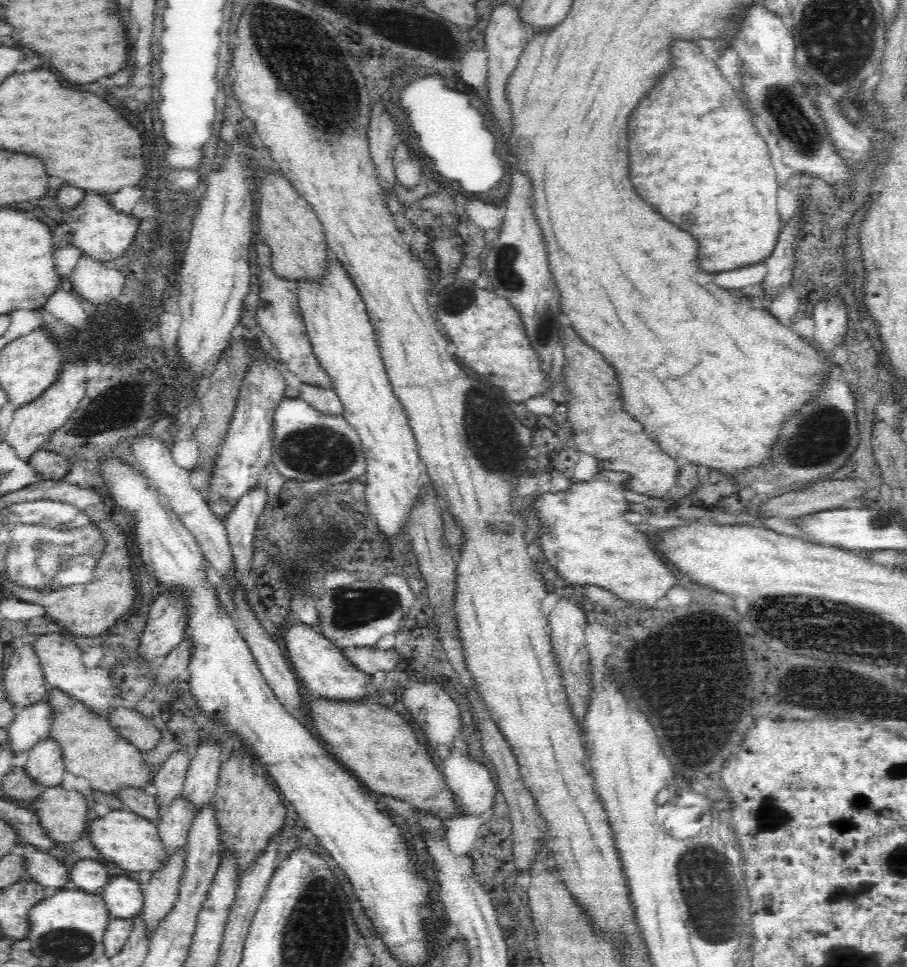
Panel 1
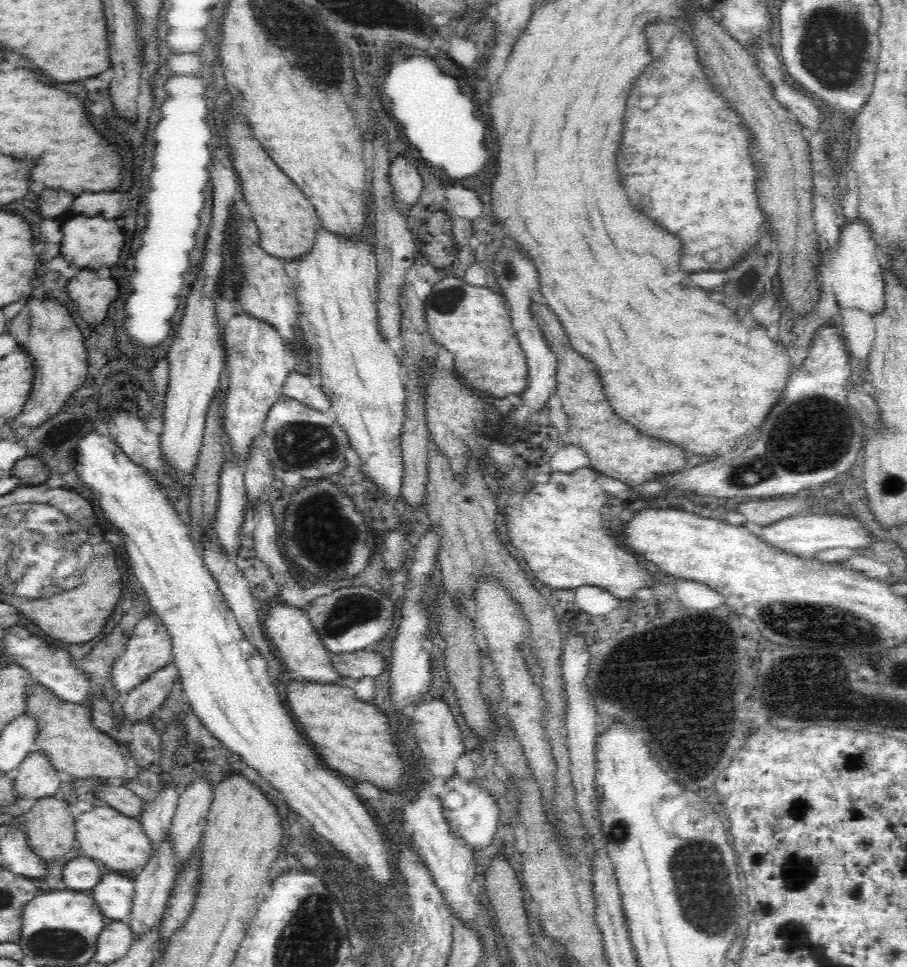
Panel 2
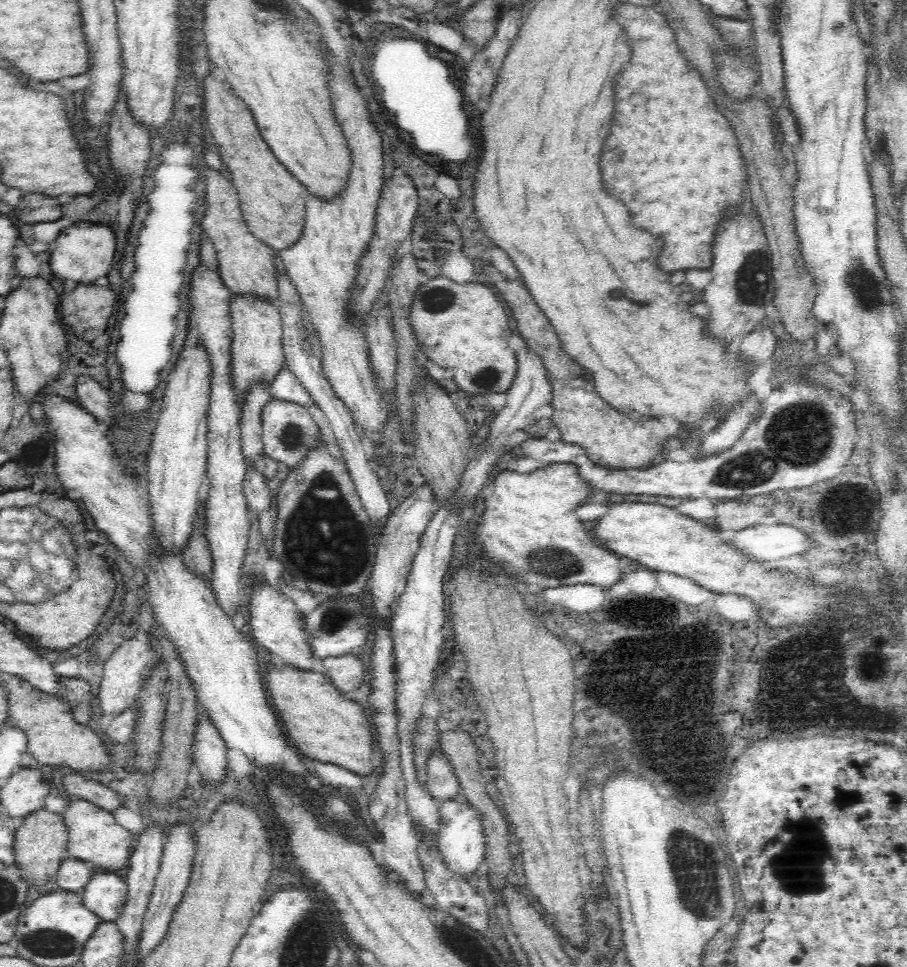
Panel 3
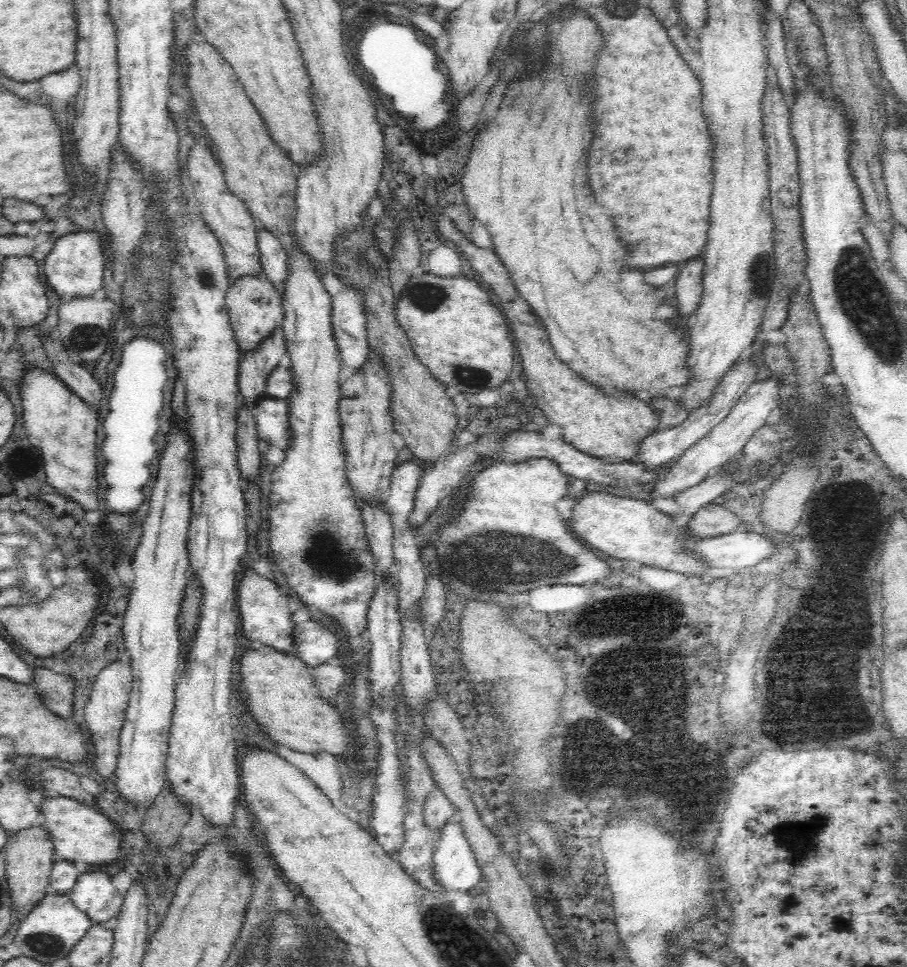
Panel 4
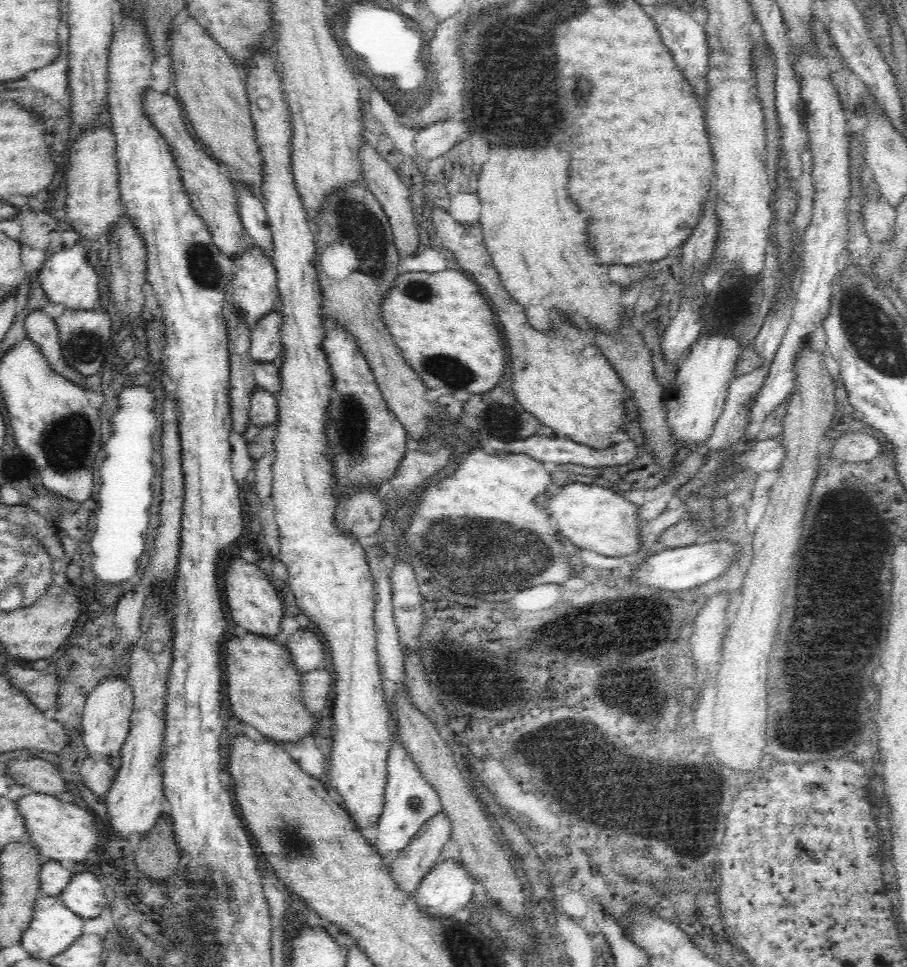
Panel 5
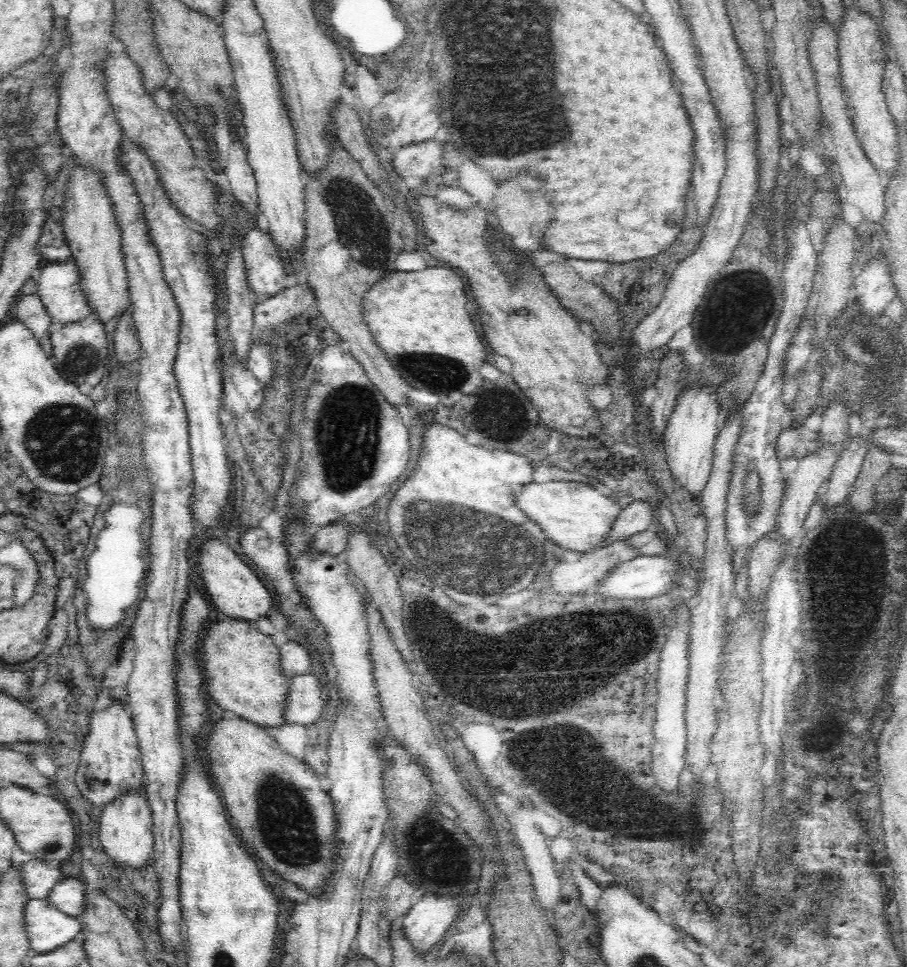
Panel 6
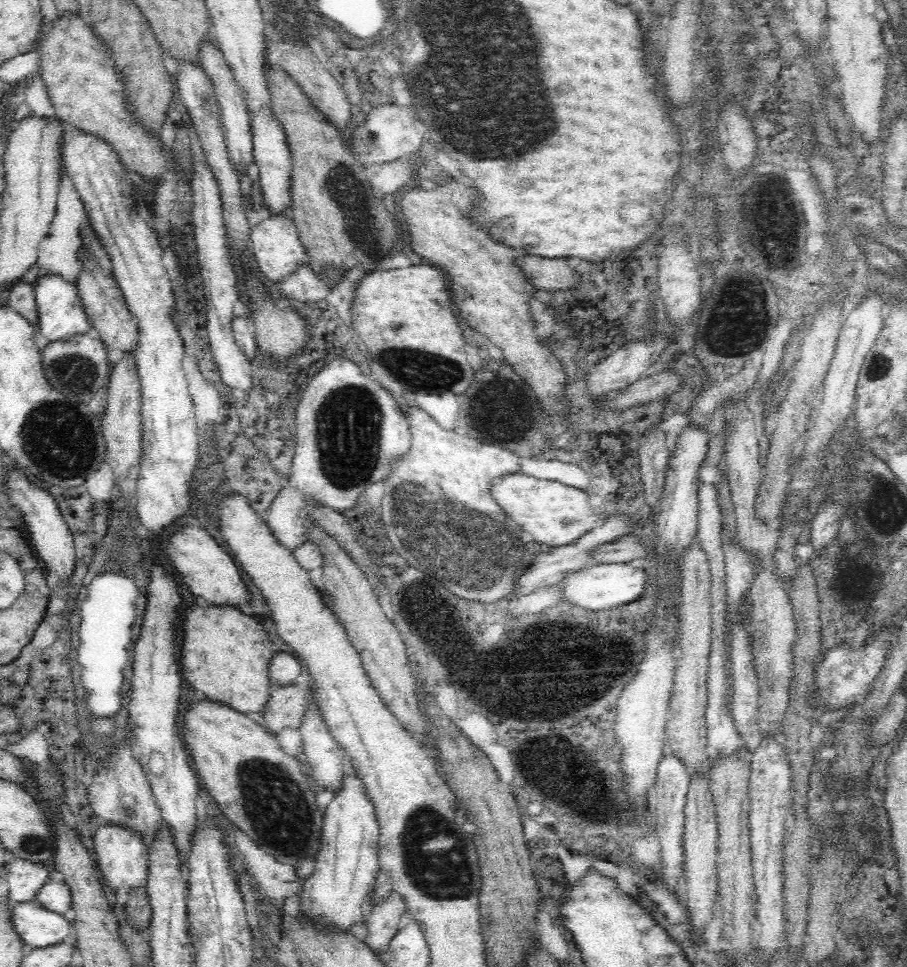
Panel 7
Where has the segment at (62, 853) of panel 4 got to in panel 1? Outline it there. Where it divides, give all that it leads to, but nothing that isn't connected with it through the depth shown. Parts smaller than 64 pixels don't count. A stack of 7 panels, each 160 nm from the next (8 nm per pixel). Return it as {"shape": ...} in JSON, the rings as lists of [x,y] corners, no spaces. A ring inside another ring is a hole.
{"shape":[[[111,810],[105,816],[96,818],[88,828],[90,843],[104,860],[113,866],[130,872],[157,872],[165,858],[156,823],[124,810]]]}

